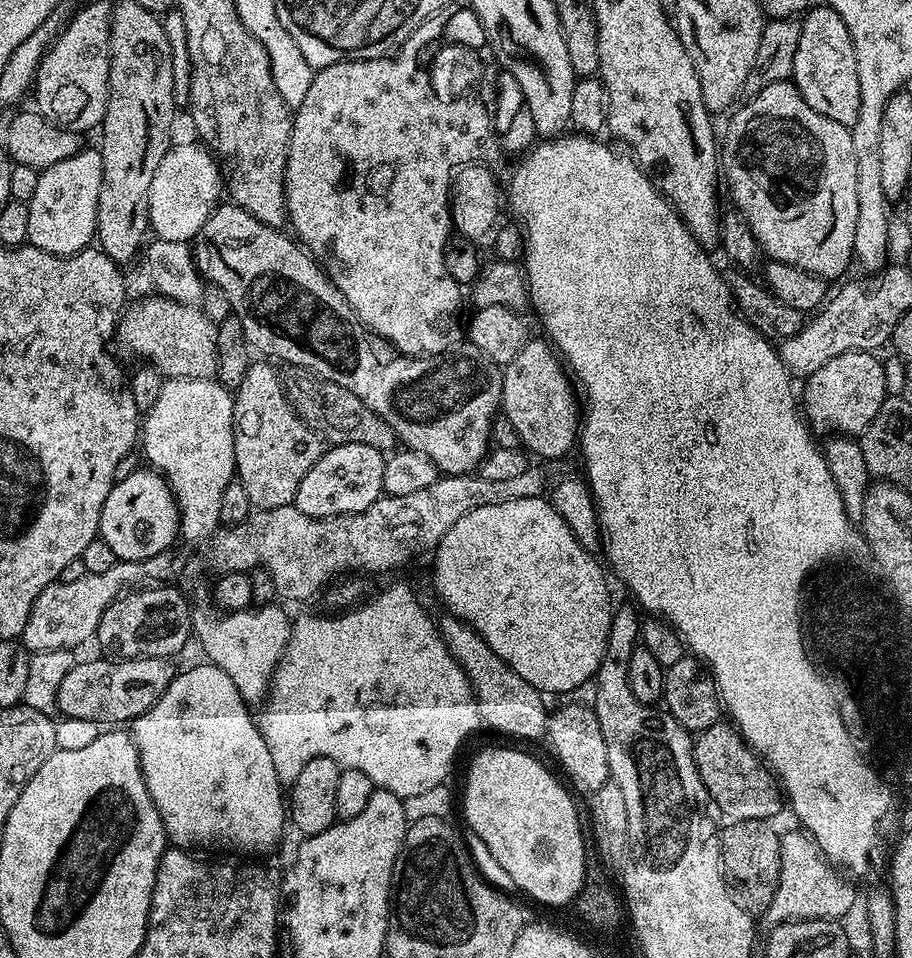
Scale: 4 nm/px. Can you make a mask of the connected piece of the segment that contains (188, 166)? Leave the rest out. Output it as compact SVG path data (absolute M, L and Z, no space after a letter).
M173 143L166 158L162 158L158 165L154 182L150 182L148 223L155 239L180 243L195 241L202 226L206 226L210 214L221 203L220 192L222 196L226 188L221 165L220 168L216 165L217 157L203 143L195 143Z

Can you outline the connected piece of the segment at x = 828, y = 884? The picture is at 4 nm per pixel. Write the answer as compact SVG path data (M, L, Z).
M803 830L784 832L780 838L780 877L774 902L762 913L762 920L768 926L785 924L788 920L840 920L856 904L856 892L843 880L845 877L824 859L816 841Z

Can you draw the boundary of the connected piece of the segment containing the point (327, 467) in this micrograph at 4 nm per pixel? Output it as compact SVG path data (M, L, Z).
M337 444L329 447L324 455L310 466L302 486L298 486L294 506L310 518L330 518L331 516L349 516L366 510L384 492L382 470L385 453L374 446L361 444Z

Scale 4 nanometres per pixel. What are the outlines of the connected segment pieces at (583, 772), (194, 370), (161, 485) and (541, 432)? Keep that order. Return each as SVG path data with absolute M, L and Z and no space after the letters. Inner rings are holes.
M568 704L557 712L553 711L548 717L547 740L557 762L564 767L564 772L568 775L567 783L577 793L580 791L591 794L602 790L612 771L606 754L606 738L602 738L602 726L598 726L598 718L591 707L583 708L580 704Z
M149 294L133 299L120 313L114 344L128 356L141 356L141 361L157 368L165 378L213 379L217 370L216 325L199 307Z
M139 470L130 474L125 481L113 483L110 494L102 506L102 518L100 519L99 539L114 550L117 561L145 560L151 556L157 556L159 552L168 552L171 544L180 536L180 508L172 493L172 488L162 475L154 470Z
M529 339L514 358L502 368L500 407L507 427L516 431L523 447L533 456L556 460L573 451L582 423L577 393L568 385L569 373L547 339ZM576 395L576 396L575 396ZM528 448L529 449L528 449ZM532 452L533 454L532 454Z

